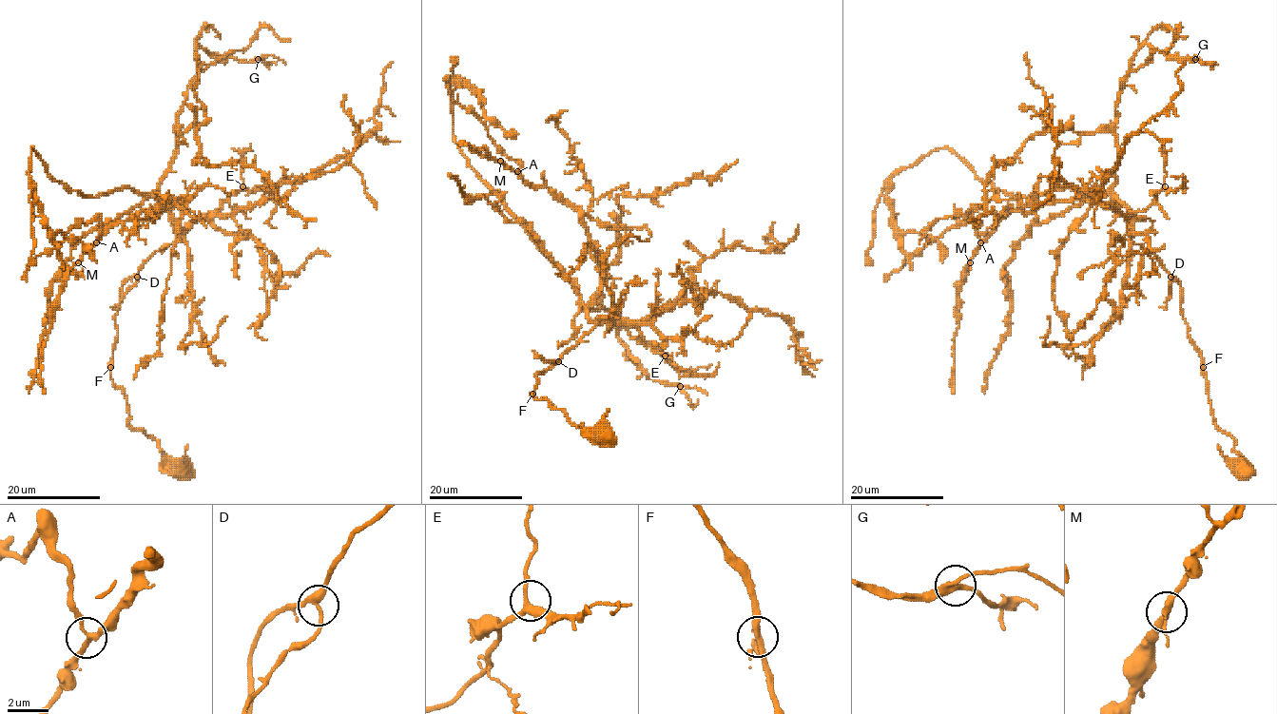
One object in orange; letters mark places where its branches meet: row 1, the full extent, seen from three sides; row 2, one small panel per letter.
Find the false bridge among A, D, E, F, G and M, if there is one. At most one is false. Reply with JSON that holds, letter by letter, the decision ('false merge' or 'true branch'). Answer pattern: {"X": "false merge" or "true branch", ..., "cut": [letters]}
{"A": "true branch", "D": "true branch", "E": "true branch", "F": "true branch", "G": "true branch", "M": "true branch", "cut": []}

